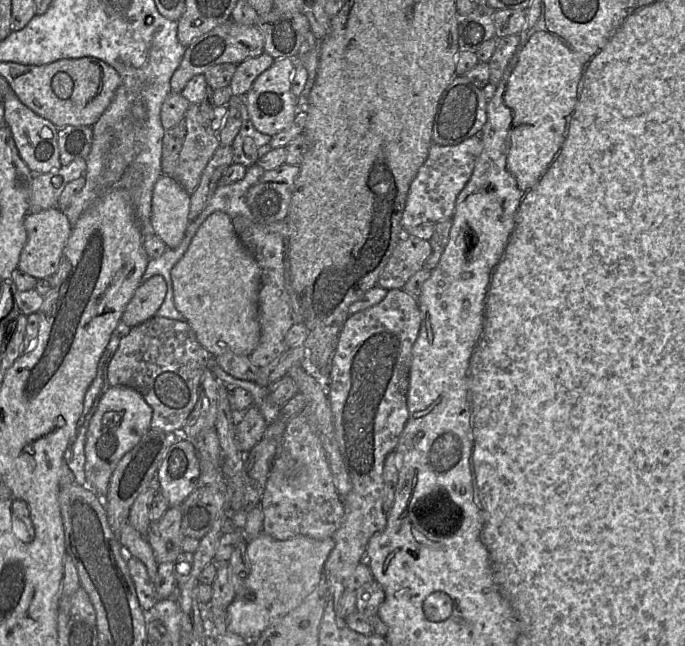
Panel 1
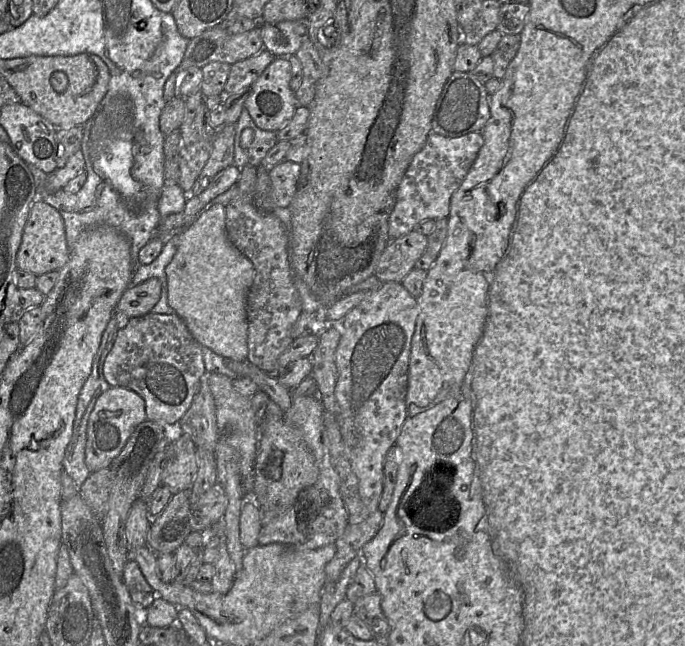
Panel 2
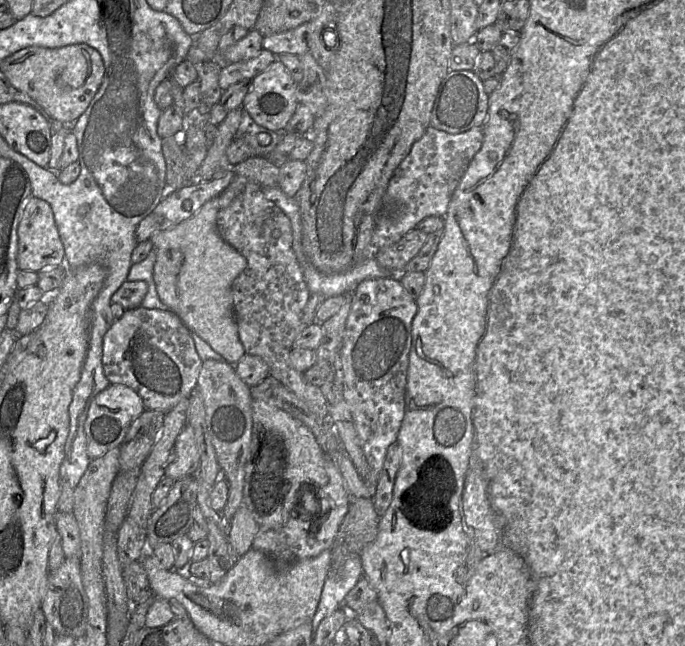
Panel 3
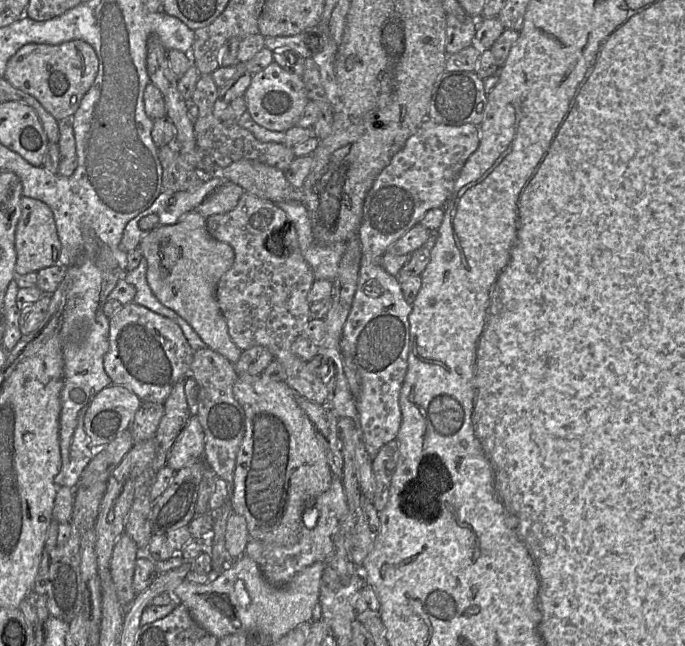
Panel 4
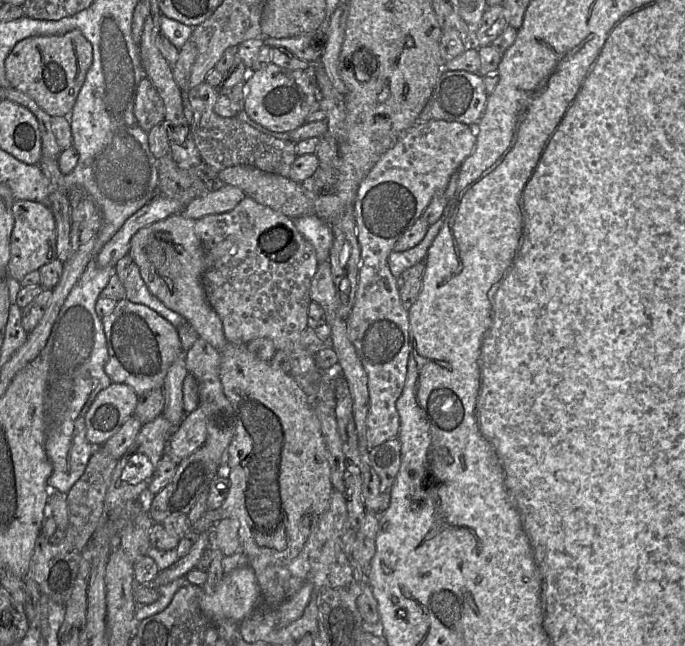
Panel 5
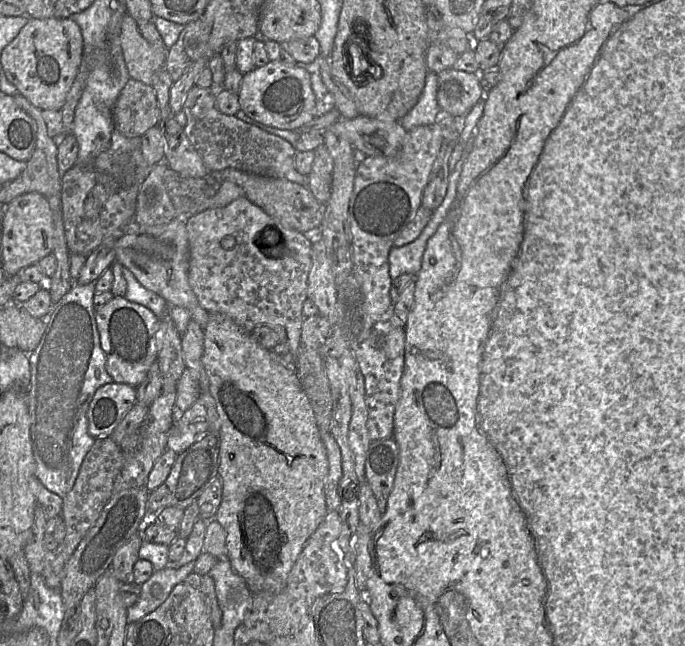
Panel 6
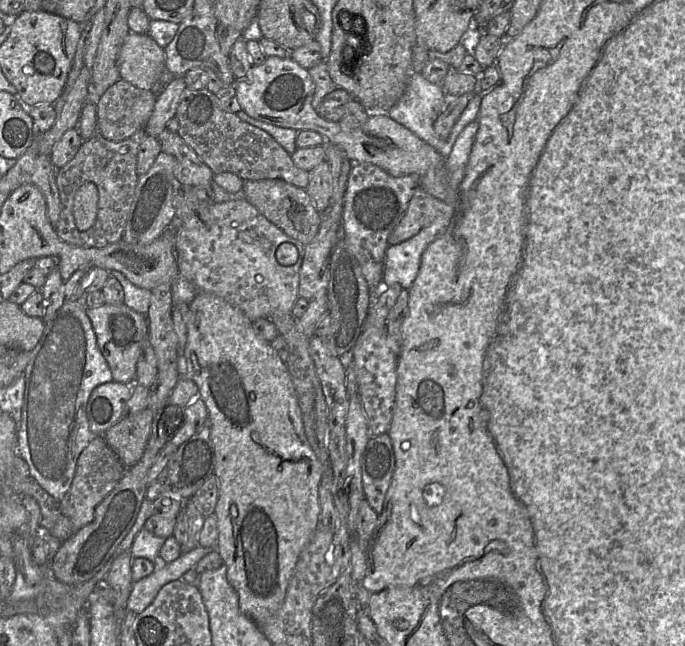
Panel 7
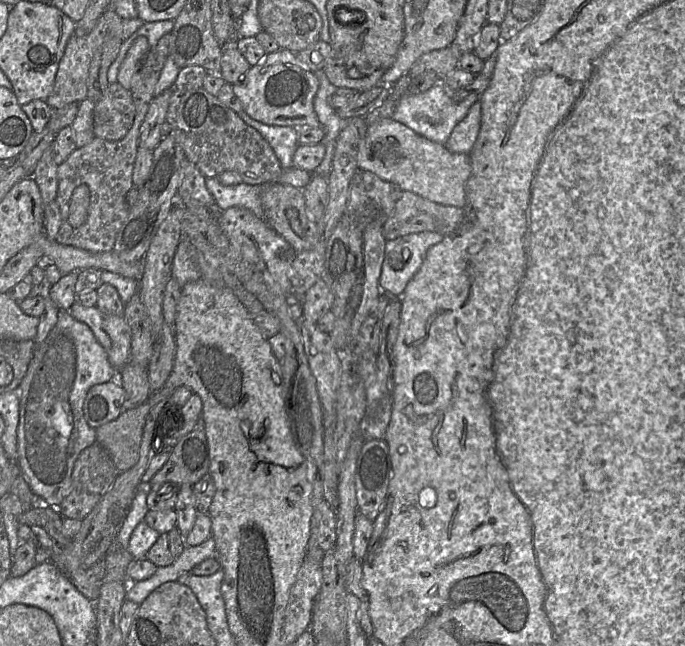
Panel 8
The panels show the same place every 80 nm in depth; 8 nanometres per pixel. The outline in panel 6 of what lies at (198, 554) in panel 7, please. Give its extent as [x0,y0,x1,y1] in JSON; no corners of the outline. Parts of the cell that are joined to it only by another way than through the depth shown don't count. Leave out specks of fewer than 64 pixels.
[127,561,195,623]

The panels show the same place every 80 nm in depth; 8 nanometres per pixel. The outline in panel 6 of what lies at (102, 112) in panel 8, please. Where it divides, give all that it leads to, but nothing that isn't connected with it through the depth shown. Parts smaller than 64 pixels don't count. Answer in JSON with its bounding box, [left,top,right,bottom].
[112,79,160,137]

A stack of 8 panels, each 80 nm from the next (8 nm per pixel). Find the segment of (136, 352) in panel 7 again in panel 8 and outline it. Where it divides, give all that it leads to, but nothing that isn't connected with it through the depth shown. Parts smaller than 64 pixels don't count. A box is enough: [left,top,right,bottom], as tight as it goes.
[68,301,131,370]

